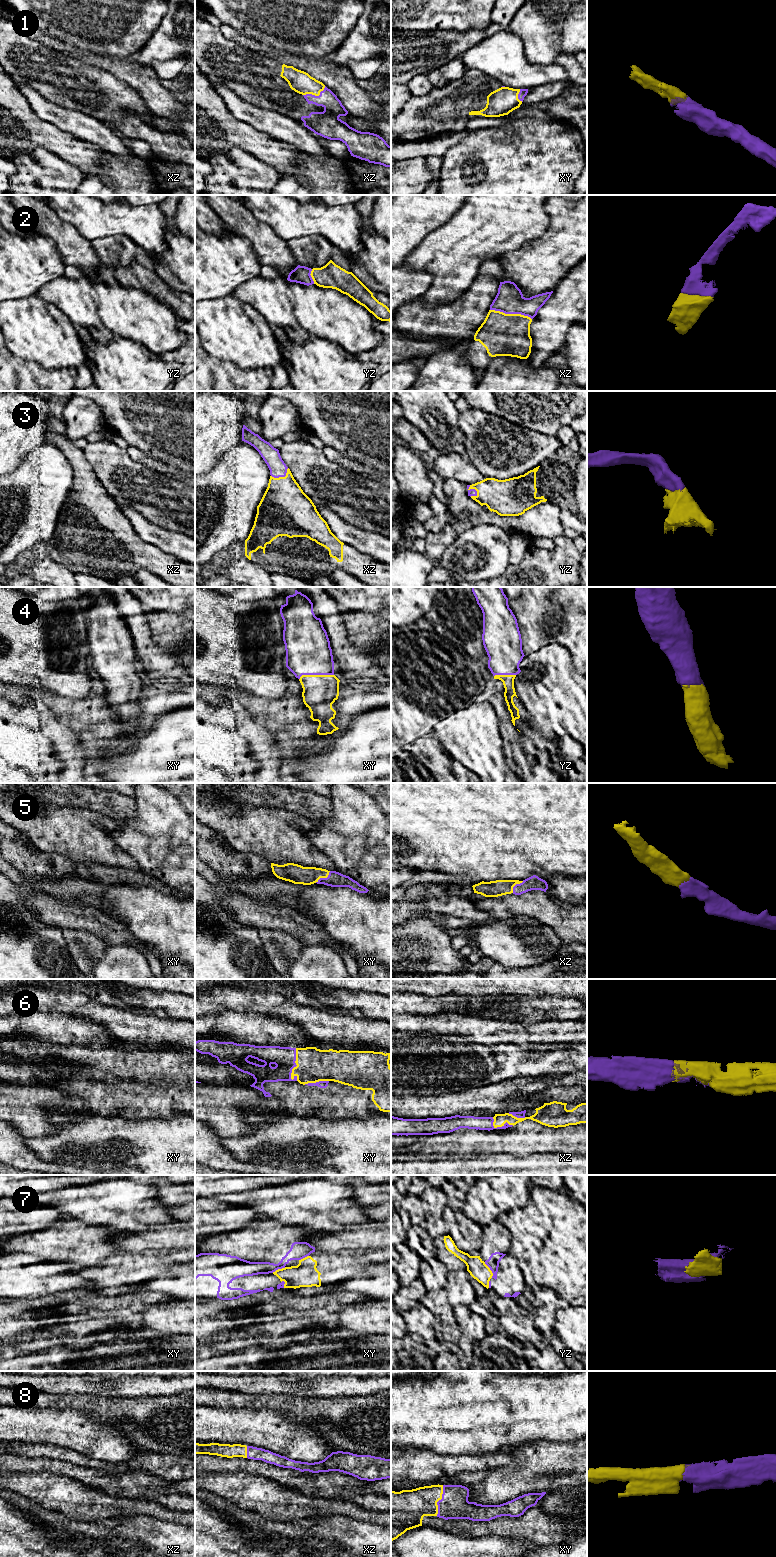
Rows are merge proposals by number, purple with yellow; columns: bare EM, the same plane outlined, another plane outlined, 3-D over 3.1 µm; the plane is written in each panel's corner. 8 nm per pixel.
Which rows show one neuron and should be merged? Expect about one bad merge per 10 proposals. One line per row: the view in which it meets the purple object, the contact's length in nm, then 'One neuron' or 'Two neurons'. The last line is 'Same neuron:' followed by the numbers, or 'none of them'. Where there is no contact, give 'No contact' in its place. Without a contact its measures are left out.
1: Touches purple in xz. Shared border 200 nm. One neuron
2: Touches purple in xz. Shared border 340 nm. One neuron
3: Touches purple in xz. Shared border 160 nm. One neuron
4: Touches purple in xy. Shared border 280 nm. One neuron
5: Touches purple in xy. Shared border 160 nm. One neuron
6: Touches purple in xy. Shared border 260 nm. One neuron
7: Touches purple in yz. Shared border 140 nm. Two neurons
8: Touches purple in xy. Shared border 260 nm. One neuron
Same neuron: 1, 2, 3, 4, 5, 6, 8

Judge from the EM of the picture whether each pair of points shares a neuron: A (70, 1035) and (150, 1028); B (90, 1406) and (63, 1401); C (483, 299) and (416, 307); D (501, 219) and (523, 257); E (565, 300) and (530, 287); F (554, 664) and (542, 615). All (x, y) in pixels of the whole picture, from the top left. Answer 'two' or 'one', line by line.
A: two
B: one
C: one
D: two
E: two
F: two

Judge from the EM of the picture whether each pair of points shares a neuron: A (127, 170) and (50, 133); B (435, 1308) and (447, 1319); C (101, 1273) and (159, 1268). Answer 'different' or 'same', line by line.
A: same
B: same
C: same

